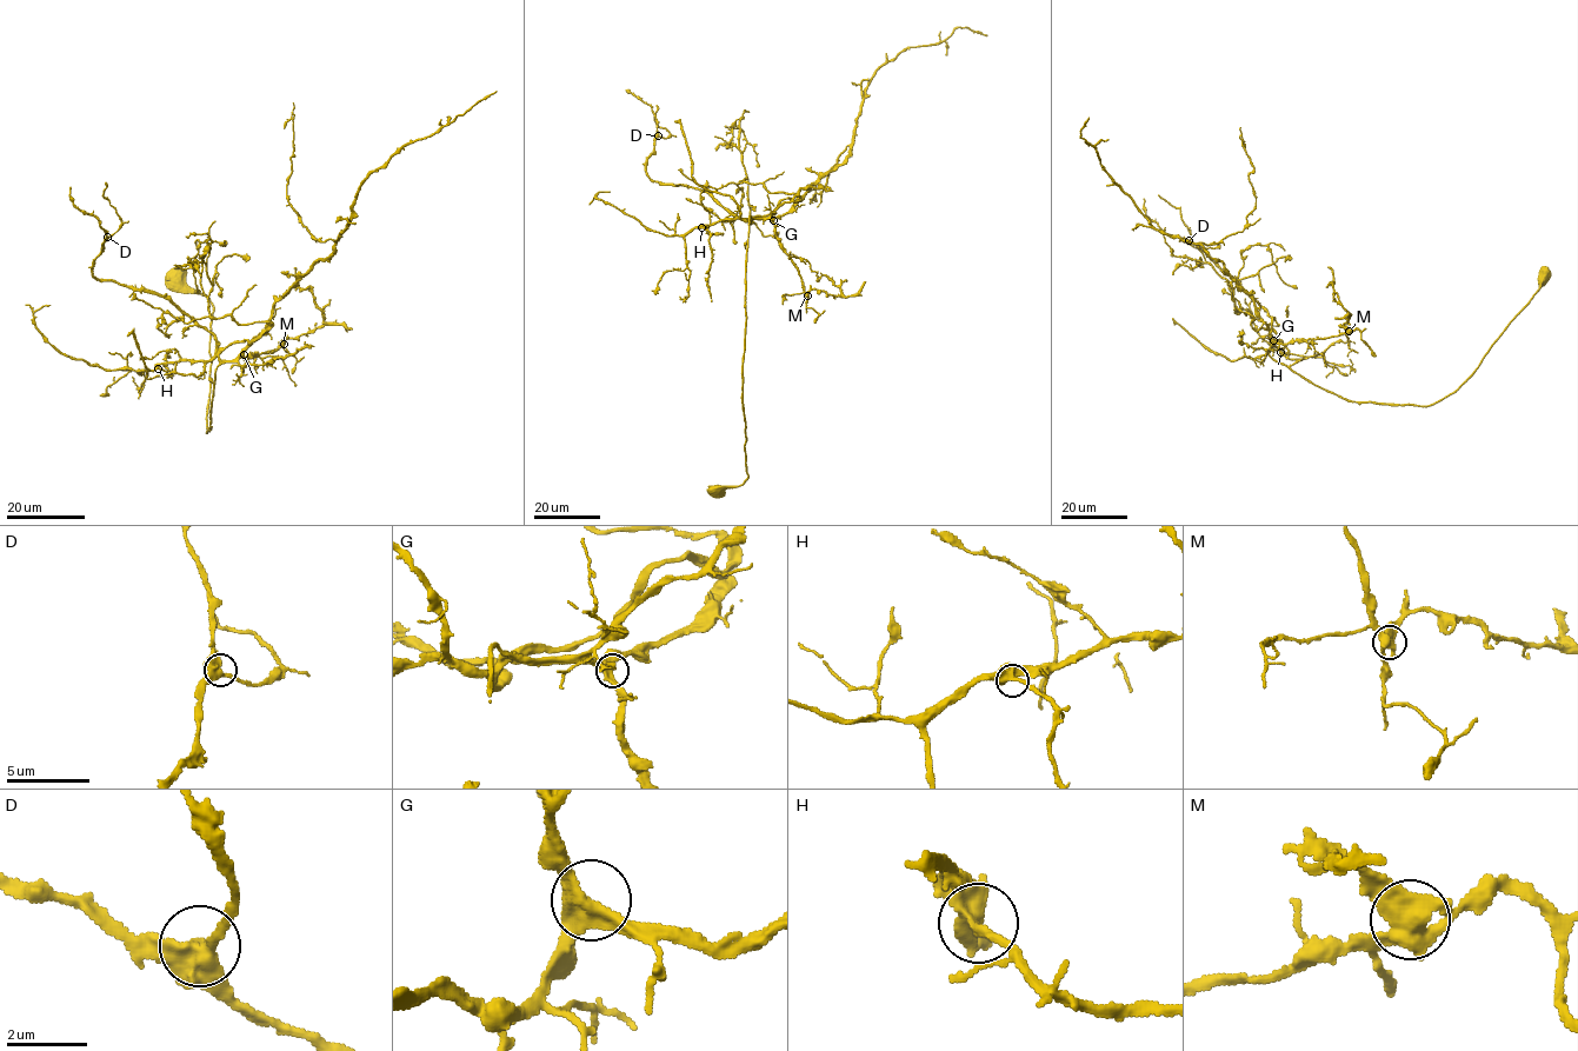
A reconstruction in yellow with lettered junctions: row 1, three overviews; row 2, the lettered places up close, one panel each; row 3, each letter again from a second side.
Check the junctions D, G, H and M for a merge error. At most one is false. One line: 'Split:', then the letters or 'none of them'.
Split: M

